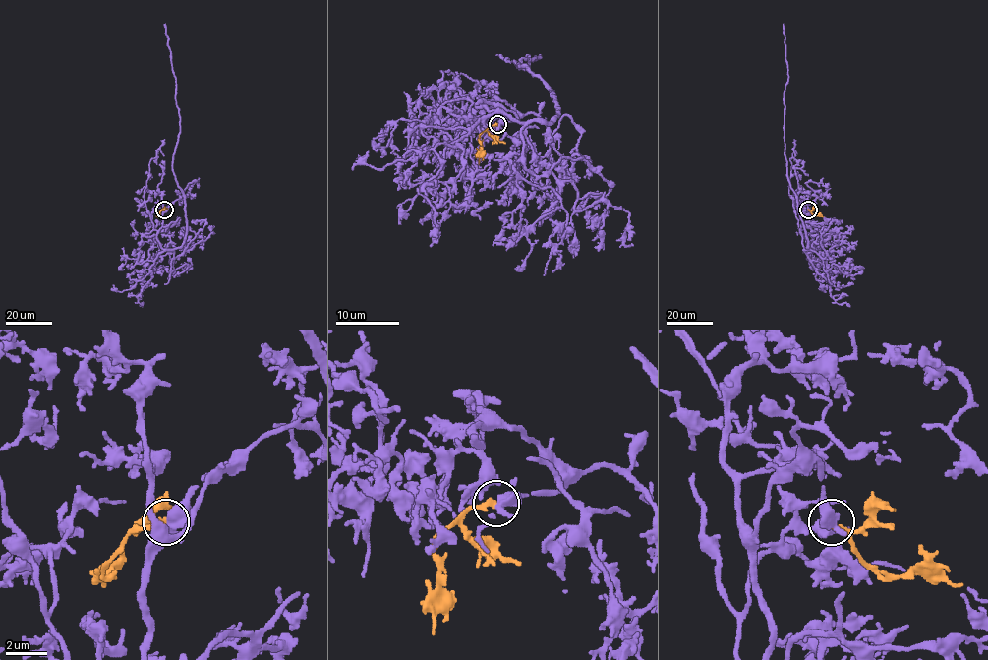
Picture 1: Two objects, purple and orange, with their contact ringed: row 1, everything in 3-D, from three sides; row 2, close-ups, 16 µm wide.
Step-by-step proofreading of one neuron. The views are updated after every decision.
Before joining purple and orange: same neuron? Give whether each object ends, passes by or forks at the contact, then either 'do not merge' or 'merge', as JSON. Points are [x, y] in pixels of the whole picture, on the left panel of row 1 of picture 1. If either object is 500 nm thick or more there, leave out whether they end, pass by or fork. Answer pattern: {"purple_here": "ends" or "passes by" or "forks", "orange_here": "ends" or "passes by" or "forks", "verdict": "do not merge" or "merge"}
{"verdict": "merge"}

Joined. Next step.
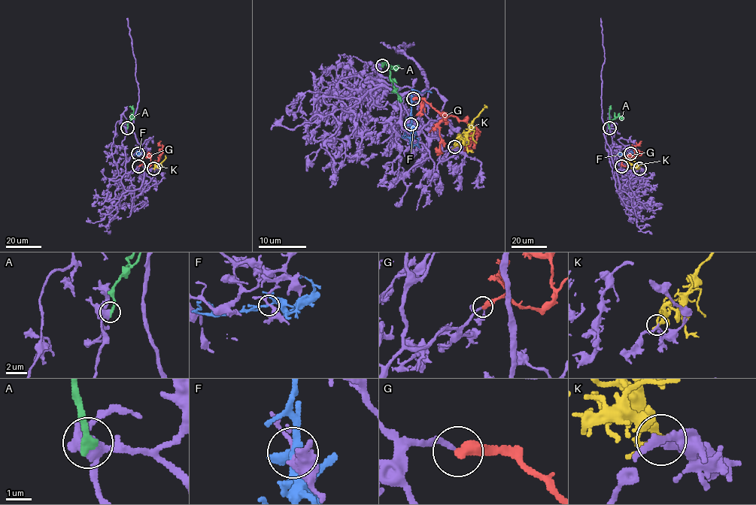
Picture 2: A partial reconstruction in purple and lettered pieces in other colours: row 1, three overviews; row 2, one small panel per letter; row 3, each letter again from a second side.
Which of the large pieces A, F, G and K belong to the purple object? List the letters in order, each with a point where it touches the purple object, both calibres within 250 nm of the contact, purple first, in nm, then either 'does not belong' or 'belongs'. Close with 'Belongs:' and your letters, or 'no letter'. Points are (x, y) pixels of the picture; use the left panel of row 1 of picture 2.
A: contact (127, 128); calibres 400 and 360 nm; belongs
F: contact (138, 153); calibres 240 and 240 nm; does not belong
G: contact (138, 166); calibres 200 and 440 nm; belongs
K: contact (153, 168); calibres 220 and 200 nm; does not belong
Belongs: A, G

